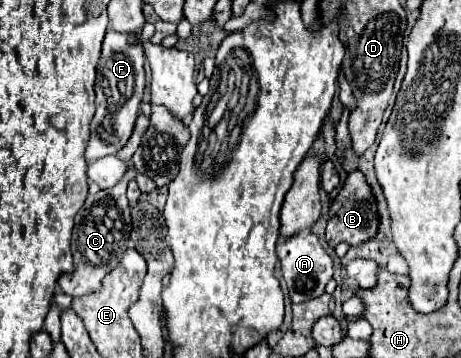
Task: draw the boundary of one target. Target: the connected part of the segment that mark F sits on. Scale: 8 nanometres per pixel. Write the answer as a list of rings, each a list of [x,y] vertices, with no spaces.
[[[108,29],[104,43],[102,43],[102,55],[98,61],[98,73],[96,73],[96,115],[90,125],[90,143],[86,149],[86,159],[102,159],[106,155],[118,153],[122,145],[126,145],[134,121],[140,111],[144,87],[146,87],[146,73],[144,73],[144,49],[142,43],[130,45],[126,41],[126,35]]]

